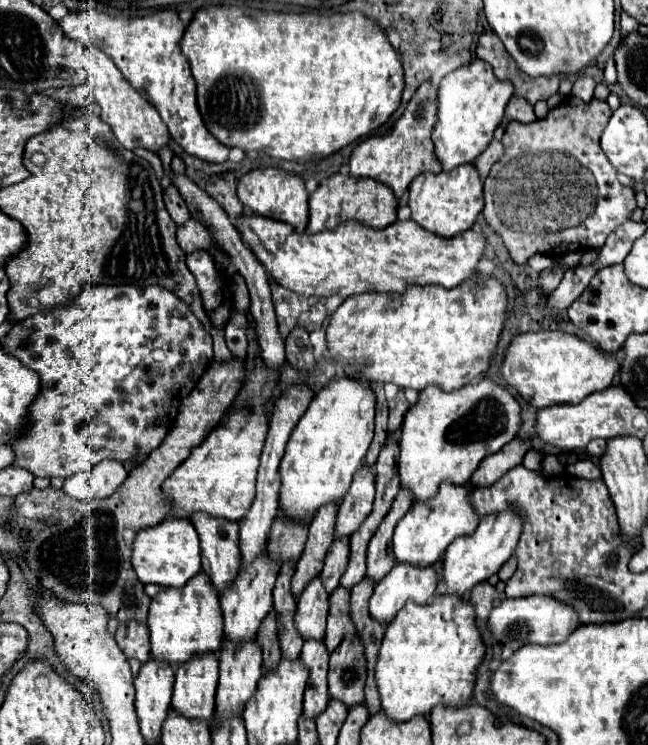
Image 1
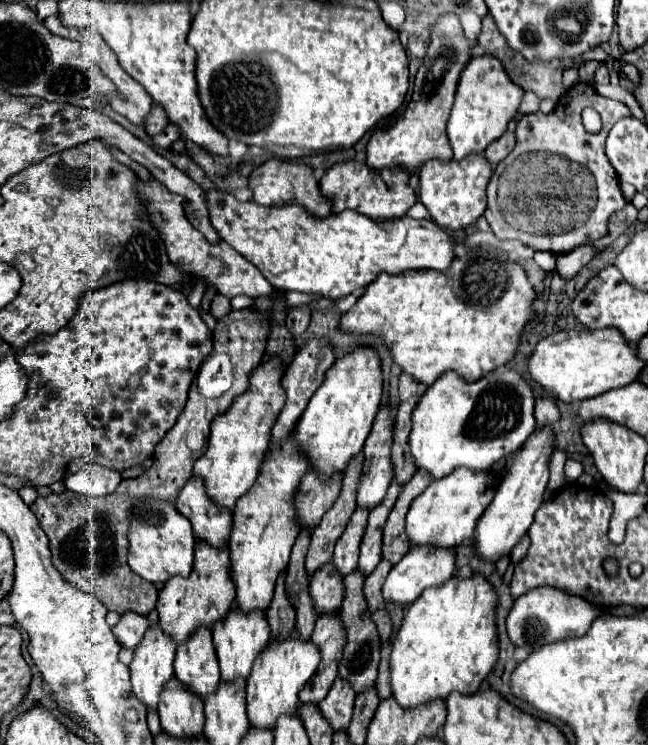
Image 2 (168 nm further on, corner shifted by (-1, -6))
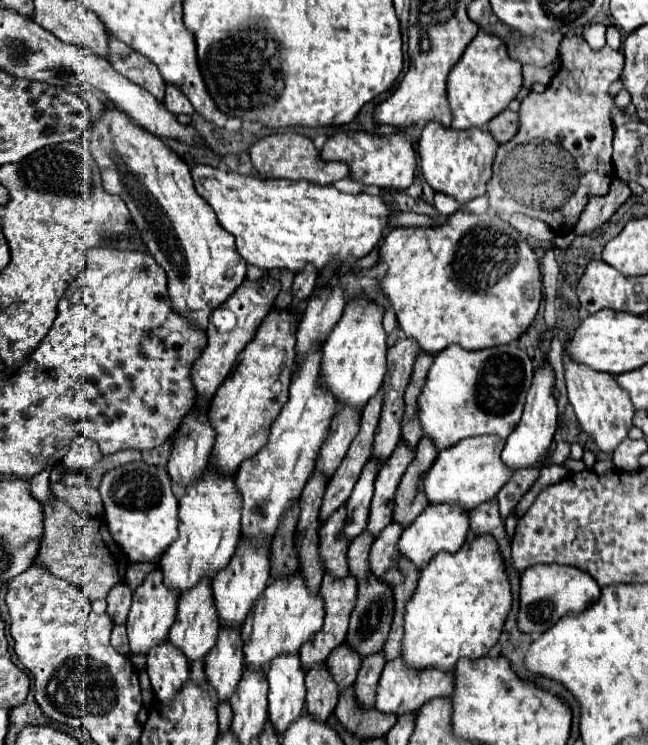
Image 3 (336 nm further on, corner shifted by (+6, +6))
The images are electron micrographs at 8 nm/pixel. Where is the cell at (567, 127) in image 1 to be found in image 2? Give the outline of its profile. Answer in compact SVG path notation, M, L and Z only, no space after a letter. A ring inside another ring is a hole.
M575 84L567 90L565 100L559 100L551 114L529 114L517 122L515 138L517 144L513 152L501 160L487 186L487 210L485 218L493 230L493 234L501 240L521 240L525 246L533 250L553 252L553 254L567 254L583 244L595 244L603 236L607 236L609 218L625 208L627 200L619 188L617 174L605 156L605 136L609 128L623 116L631 116L629 108L623 102L615 102L609 98L599 96L593 86L589 84ZM585 106L593 106L603 116L603 128L597 134L589 134L581 124L581 110Z

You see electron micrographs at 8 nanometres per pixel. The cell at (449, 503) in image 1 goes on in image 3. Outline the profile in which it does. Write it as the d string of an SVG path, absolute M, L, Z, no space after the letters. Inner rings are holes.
M474 436L442 450L424 480L428 500L432 504L462 504L466 510L470 510L480 502L494 498L512 476L512 470L500 458L502 448L504 440L500 436Z

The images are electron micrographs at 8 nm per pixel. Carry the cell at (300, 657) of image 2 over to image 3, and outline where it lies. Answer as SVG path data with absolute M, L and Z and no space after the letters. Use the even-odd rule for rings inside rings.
M300 574L290 578L274 578L258 602L254 602L254 610L248 612L246 622L242 624L242 640L244 640L244 658L250 668L266 668L272 658L282 652L298 652L298 648L322 628L324 622L324 600L320 594L310 594L306 582Z

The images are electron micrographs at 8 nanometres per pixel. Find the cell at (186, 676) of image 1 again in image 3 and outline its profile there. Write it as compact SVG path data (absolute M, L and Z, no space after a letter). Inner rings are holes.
M204 578L188 592L182 592L180 602L178 602L176 620L174 620L174 626L170 628L168 640L174 646L178 646L190 662L194 662L194 660L202 660L210 652L210 648L214 646L214 642L218 638L218 630L220 630L220 620L218 620L218 612L214 608L214 600L212 600L210 580Z

